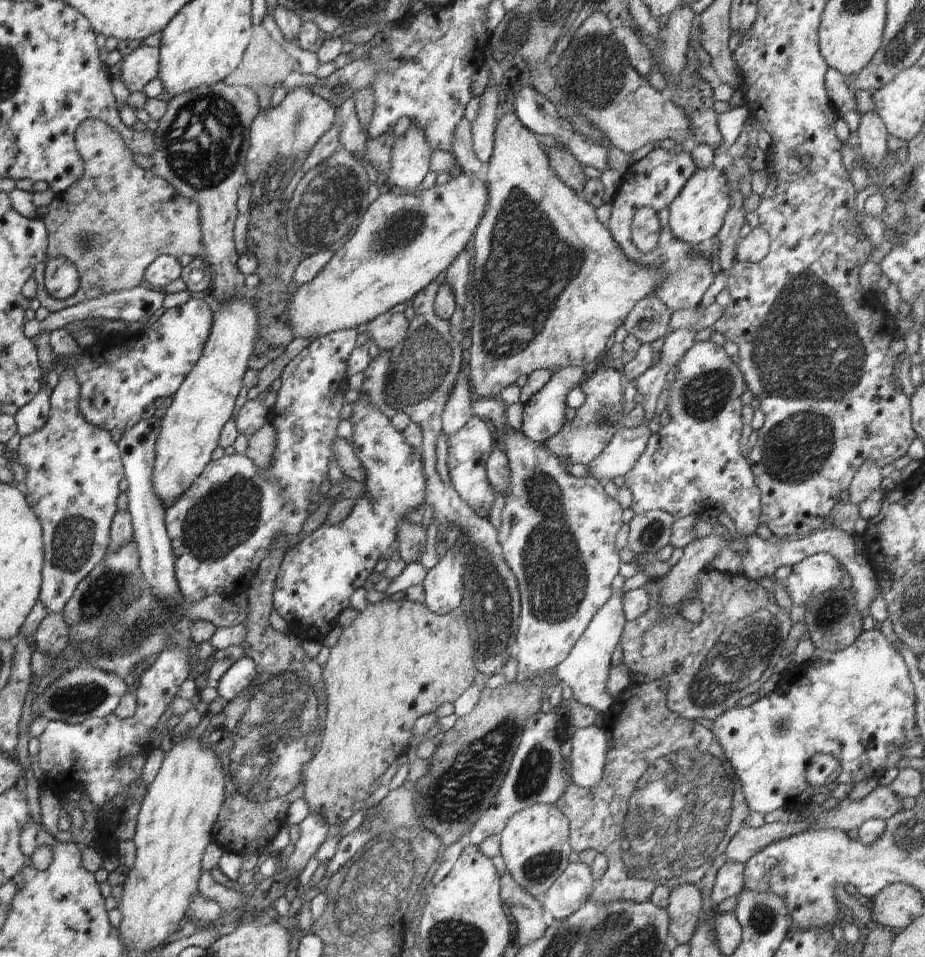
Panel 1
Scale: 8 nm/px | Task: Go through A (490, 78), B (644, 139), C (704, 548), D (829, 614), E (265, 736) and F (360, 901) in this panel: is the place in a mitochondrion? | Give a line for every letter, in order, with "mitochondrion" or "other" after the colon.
A: other
B: other
C: other
D: mitochondrion
E: mitochondrion
F: mitochondrion

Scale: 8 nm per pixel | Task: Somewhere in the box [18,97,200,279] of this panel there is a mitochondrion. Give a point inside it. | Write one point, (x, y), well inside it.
(83, 241)

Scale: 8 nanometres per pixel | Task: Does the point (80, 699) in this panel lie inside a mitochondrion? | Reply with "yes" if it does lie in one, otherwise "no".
yes

